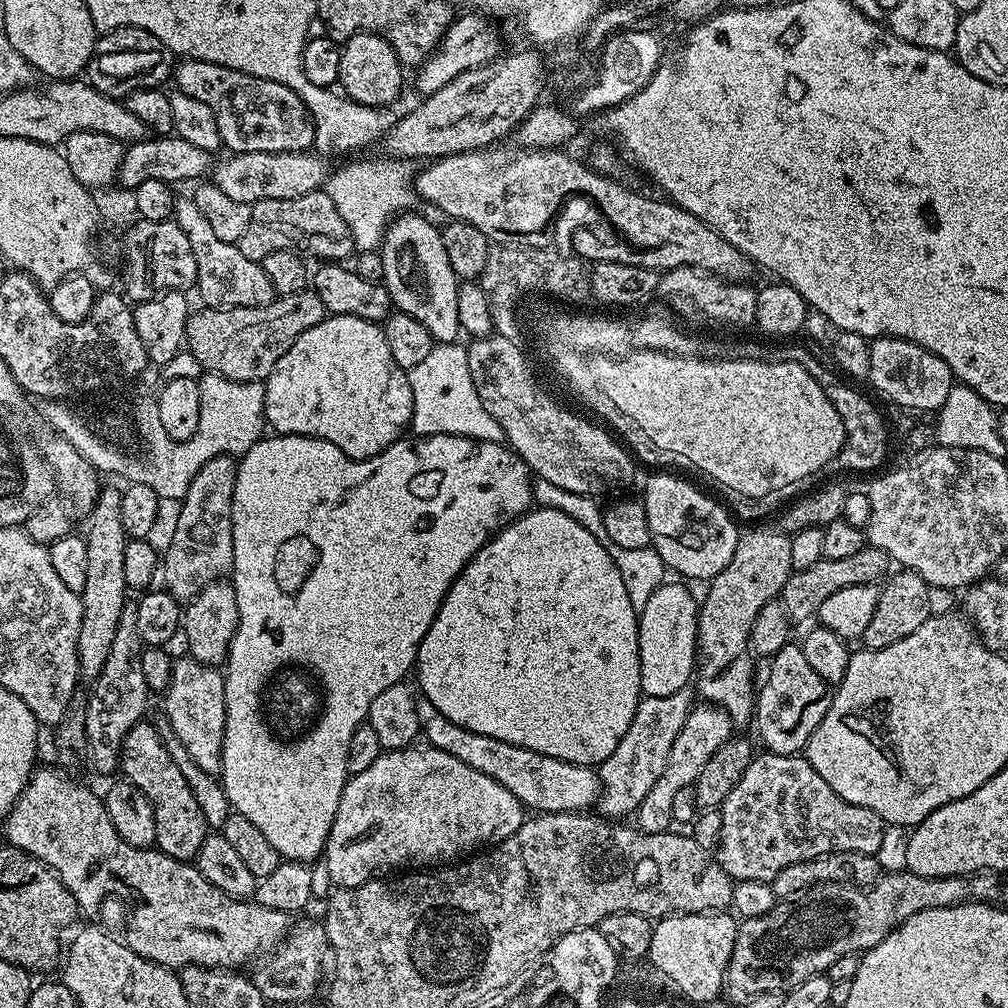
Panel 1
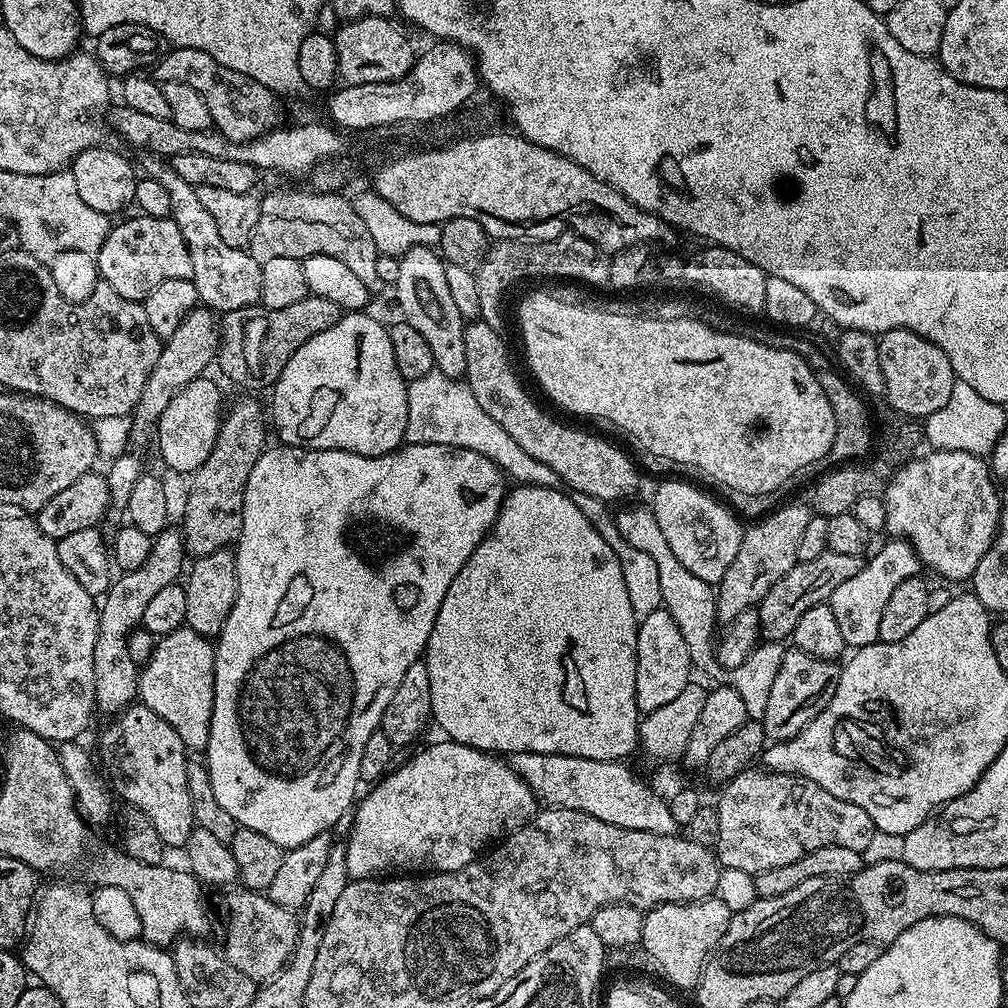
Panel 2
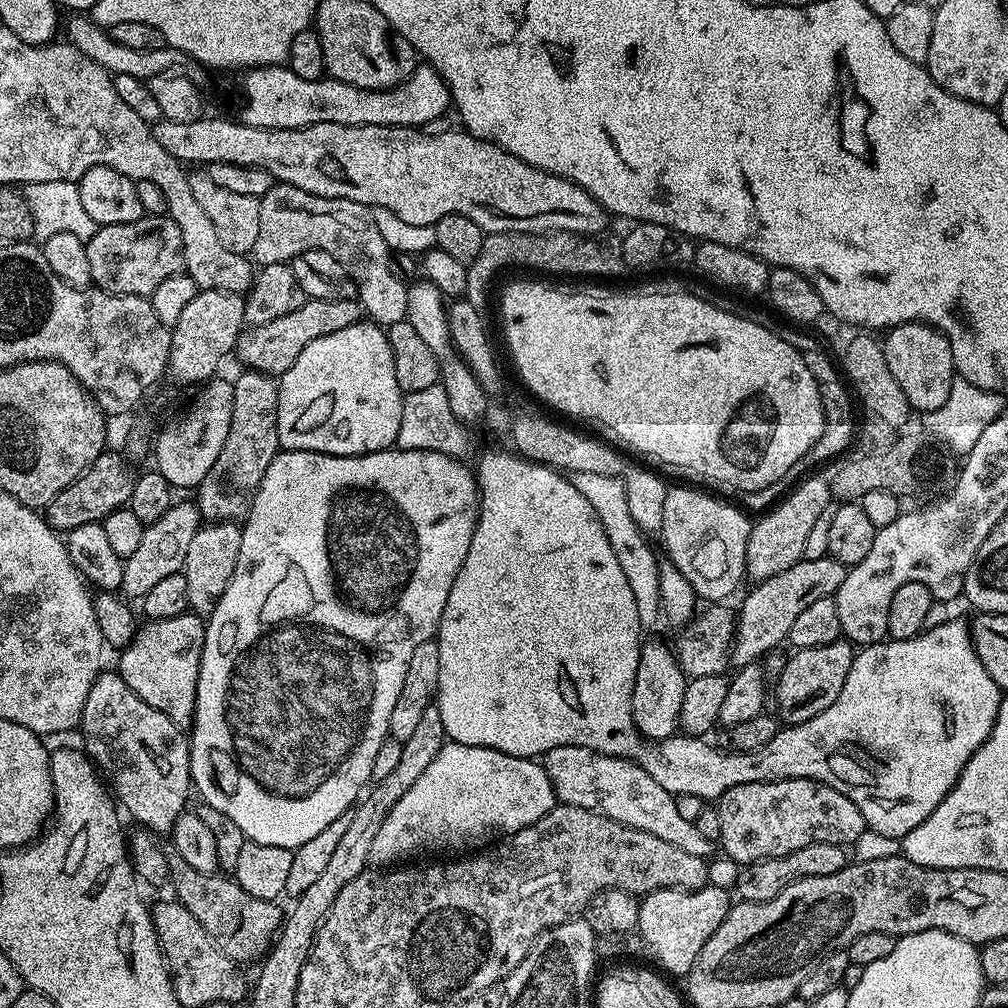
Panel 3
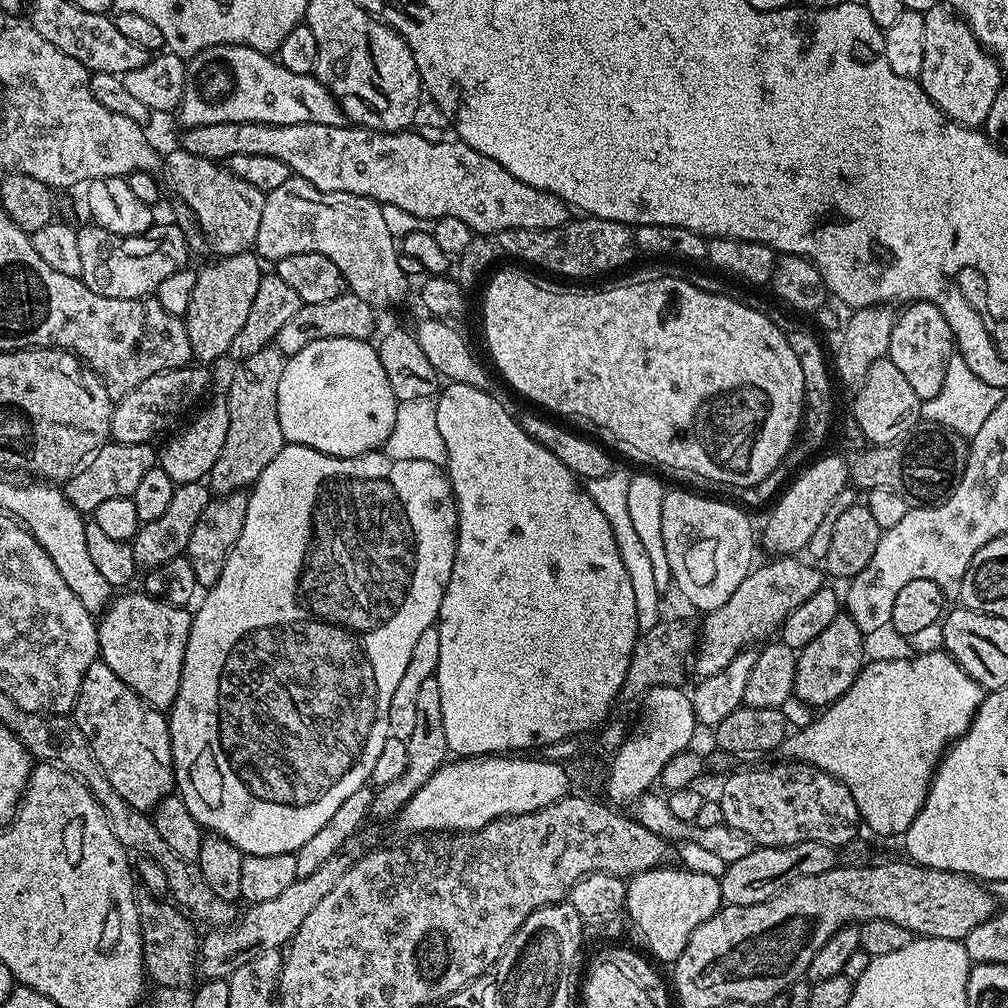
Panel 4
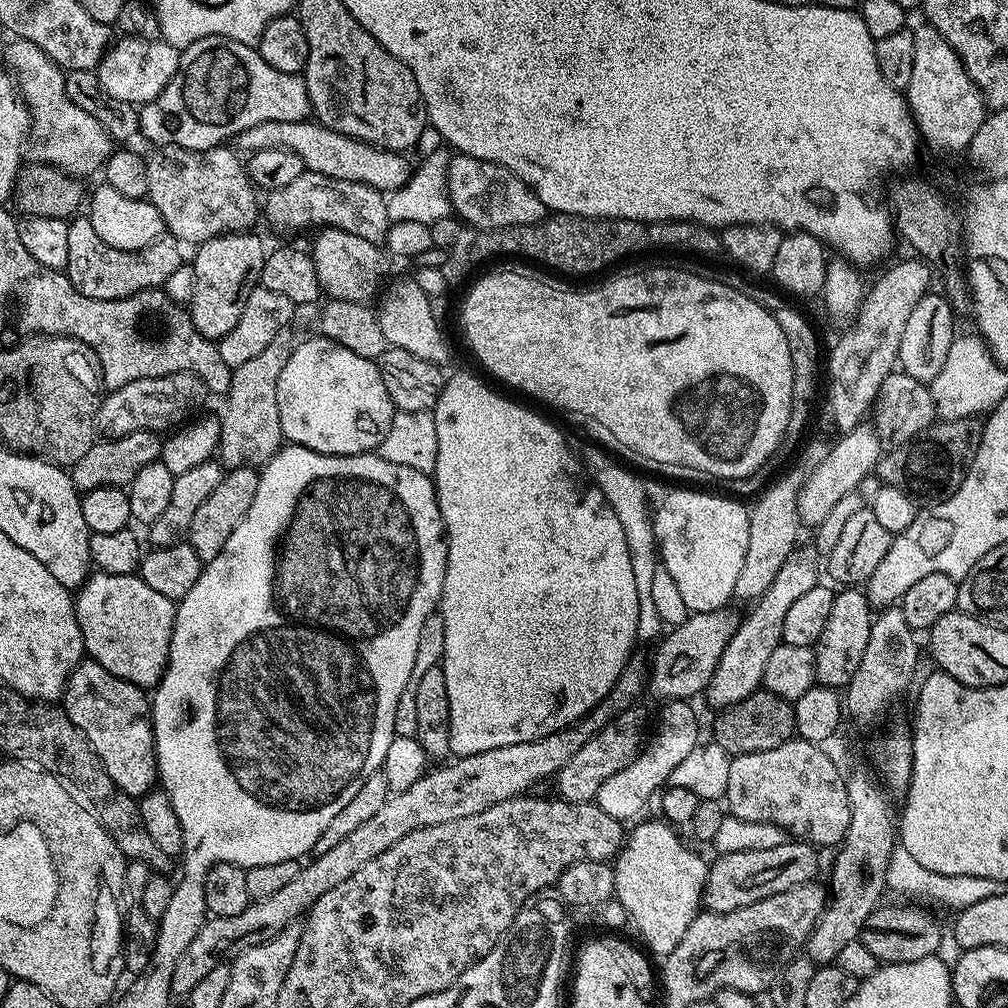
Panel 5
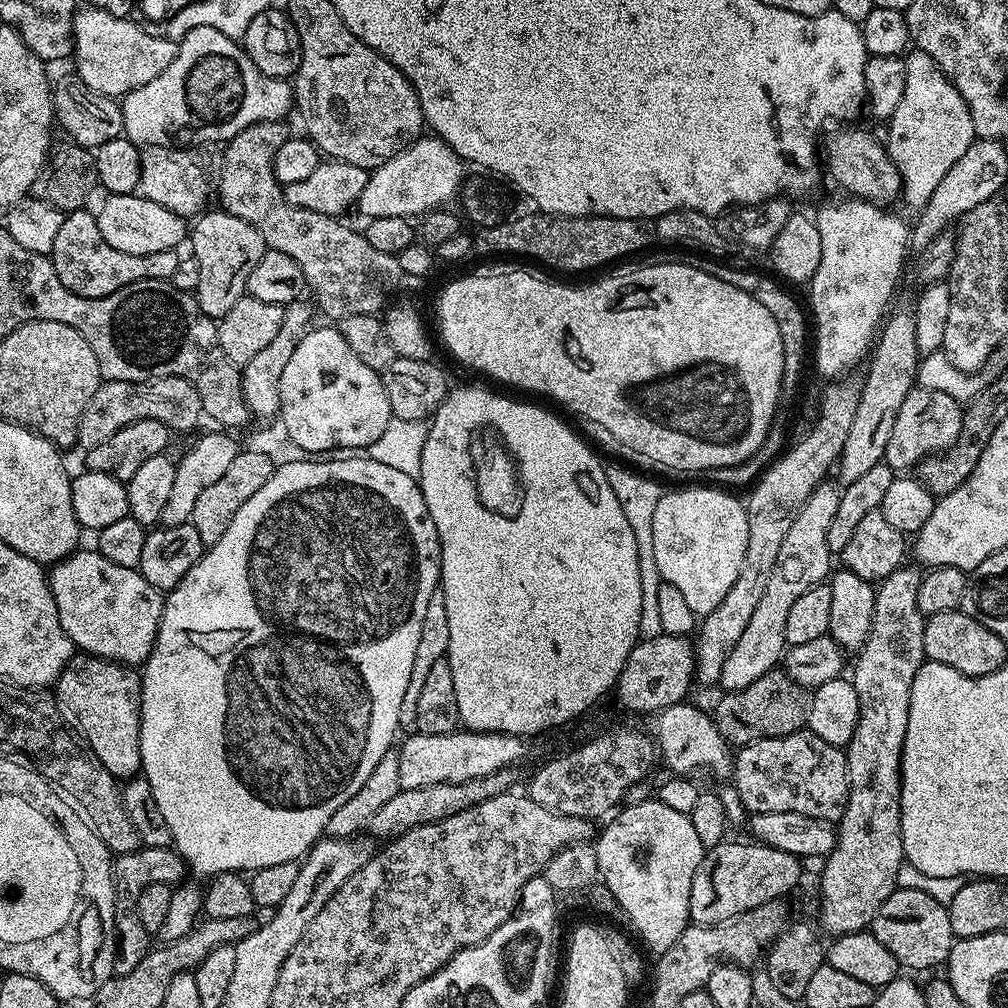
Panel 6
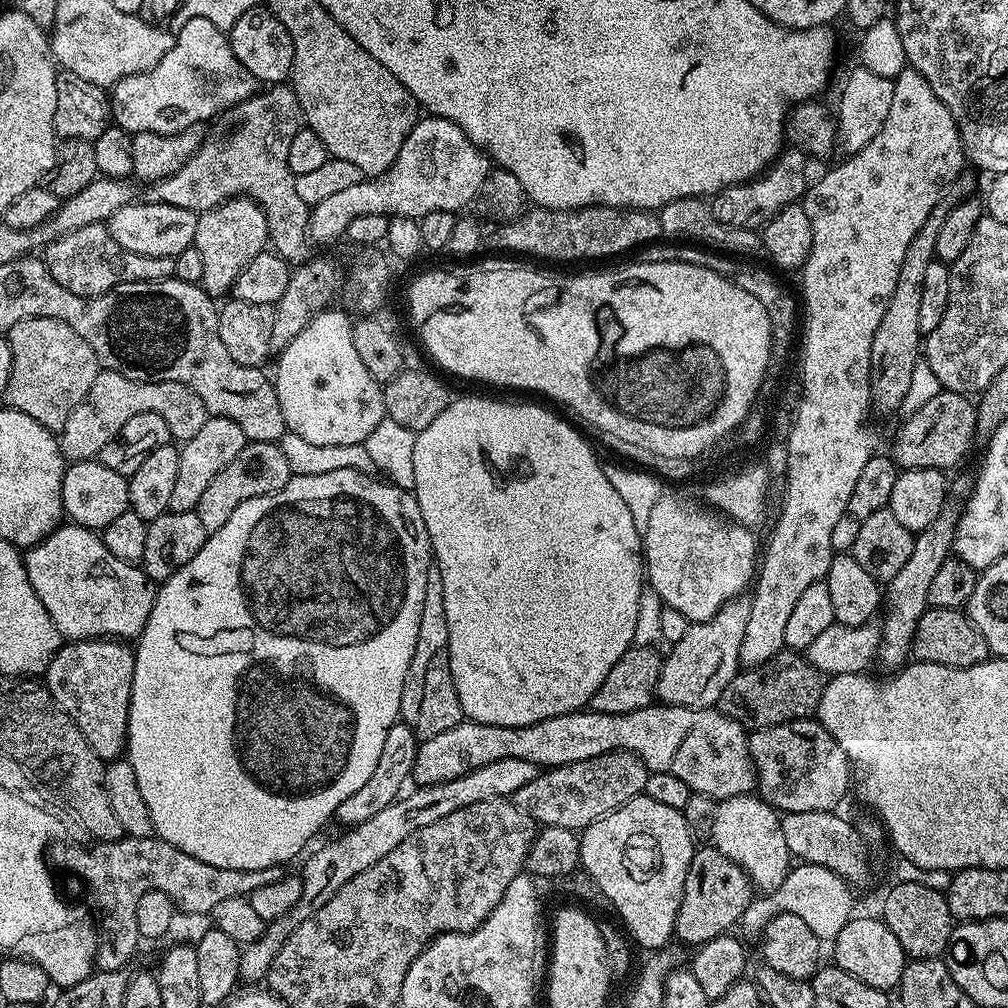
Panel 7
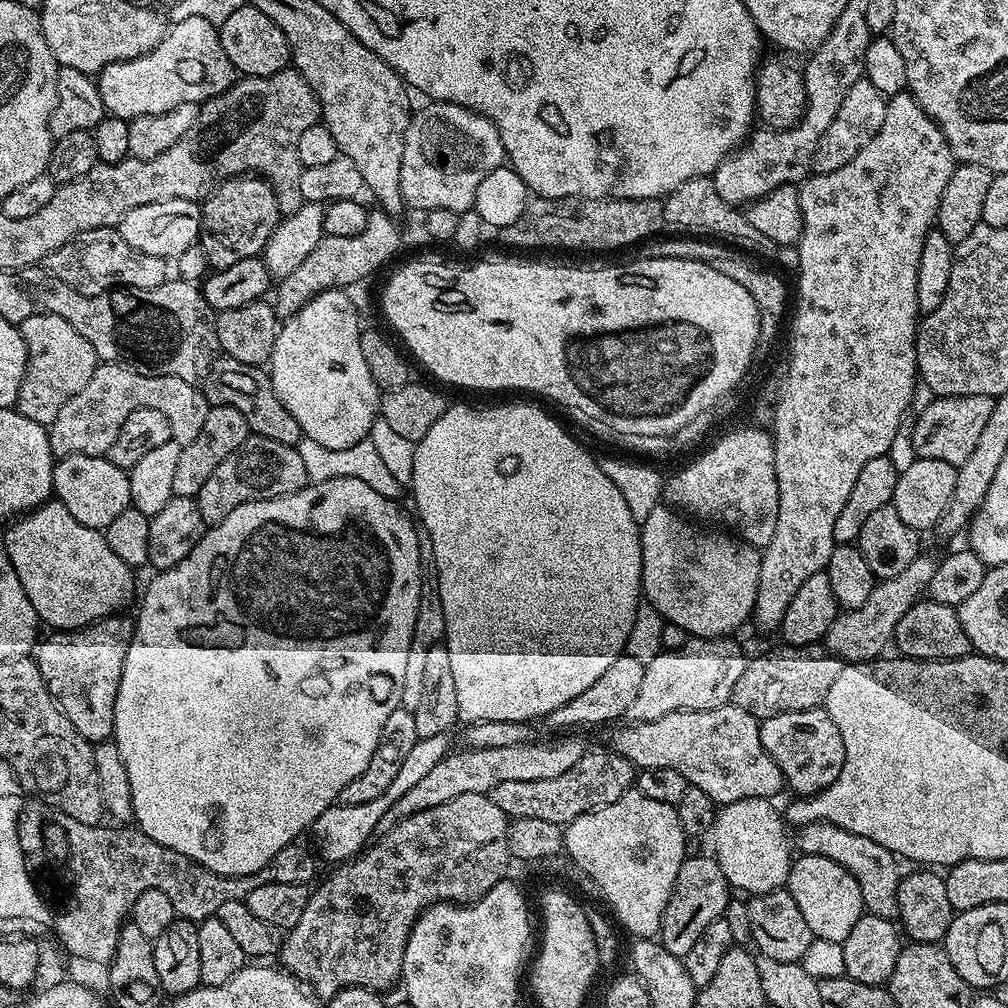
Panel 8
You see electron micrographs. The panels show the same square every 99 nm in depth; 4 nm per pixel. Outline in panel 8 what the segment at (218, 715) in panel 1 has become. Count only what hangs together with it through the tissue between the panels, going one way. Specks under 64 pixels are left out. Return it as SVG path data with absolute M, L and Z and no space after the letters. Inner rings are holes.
M53 498L47 504L24 513L11 521L4 532L2 547L10 558L14 570L18 574L18 582L22 582L22 590L26 590L26 598L30 598L30 606L38 613L45 625L52 630L71 630L85 628L107 616L114 616L125 611L124 608L137 595L134 569L122 562L114 550L110 550L110 542L106 542L103 531L99 528L82 526L66 506Z

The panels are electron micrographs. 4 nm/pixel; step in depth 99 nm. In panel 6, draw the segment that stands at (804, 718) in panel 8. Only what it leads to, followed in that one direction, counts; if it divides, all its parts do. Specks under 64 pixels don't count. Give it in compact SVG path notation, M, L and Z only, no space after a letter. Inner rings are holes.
M807 730L778 738L762 738L758 742L743 745L735 753L730 784L736 788L738 798L749 813L794 810L794 814L806 814L810 818L818 818L835 825L844 817L848 805L848 767L844 754L843 747L822 742L818 734Z

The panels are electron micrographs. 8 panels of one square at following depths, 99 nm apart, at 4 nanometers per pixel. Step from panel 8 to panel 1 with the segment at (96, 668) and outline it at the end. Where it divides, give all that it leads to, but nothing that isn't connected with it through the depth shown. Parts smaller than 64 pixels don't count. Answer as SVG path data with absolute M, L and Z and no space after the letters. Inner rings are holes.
M141 722L133 726L120 751L119 771L122 773L123 779L138 786L138 790L142 790L142 794L146 794L146 798L150 798L150 802L154 806L155 847L175 860L195 861L202 842L210 834L210 829L202 814L202 806L198 806L198 802L194 799L194 790L190 790L186 778L182 778L182 770L178 770L178 762L174 762L174 758L164 745L164 740L160 737L160 731L156 729L155 723Z

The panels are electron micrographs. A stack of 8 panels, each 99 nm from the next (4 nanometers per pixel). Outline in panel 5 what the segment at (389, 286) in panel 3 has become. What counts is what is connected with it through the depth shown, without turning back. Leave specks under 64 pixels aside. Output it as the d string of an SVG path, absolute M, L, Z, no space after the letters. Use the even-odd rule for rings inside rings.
M306 170L282 190L267 193L265 200L268 201L263 201L263 215L265 212L276 228L337 228L373 242L383 241L388 232L385 193L365 184L351 184Z

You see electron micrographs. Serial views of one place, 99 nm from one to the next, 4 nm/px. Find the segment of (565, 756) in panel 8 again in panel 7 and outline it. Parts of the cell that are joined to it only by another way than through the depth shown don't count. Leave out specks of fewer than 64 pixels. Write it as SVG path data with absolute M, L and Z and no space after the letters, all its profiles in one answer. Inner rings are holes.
M498 758L498 762L486 762L486 766L478 766L478 770L462 774L458 778L450 778L446 782L437 784L425 784L413 787L413 792L401 795L386 810L378 810L374 818L366 818L366 822L351 825L341 834L337 840L324 844L304 864L304 872L300 876L302 882L302 898L293 906L290 915L283 916L281 920L273 920L267 925L262 934L252 944L243 945L240 954L240 979L247 982L260 982L267 977L272 969L274 958L278 950L284 944L285 938L292 933L294 925L300 924L306 918L310 918L354 874L362 874L362 870L370 870L374 862L386 858L394 846L406 842L414 830L422 830L422 826L430 826L430 822L438 822L438 818L446 818L446 814L454 814L454 810L462 810L462 806L470 806L474 802L486 802L487 800L502 800L510 798L526 782L534 782L538 775L538 769L534 762L526 762L526 758ZM409 795L409 796L408 796Z

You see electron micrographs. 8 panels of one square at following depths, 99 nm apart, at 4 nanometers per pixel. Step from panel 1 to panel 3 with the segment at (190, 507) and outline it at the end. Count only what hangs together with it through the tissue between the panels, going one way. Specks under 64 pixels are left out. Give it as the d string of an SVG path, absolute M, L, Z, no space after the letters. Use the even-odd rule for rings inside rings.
M244 370L241 373L232 385L234 414L230 414L230 434L226 434L226 443L218 453L214 466L210 466L210 474L202 478L194 492L194 502L200 515L208 522L243 521L270 462L281 451L278 442L277 381L265 372Z

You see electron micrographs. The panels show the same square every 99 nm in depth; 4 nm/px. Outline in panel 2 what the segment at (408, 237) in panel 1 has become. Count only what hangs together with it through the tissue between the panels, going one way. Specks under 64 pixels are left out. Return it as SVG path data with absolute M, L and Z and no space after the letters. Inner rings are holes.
M431 247L411 248L403 256L399 257L398 282L394 285L396 300L400 303L400 312L403 323L414 326L426 342L430 342L430 354L434 354L436 368L446 373L447 376L460 378L466 370L466 338L464 337L464 326L466 321L458 314L454 306L450 290L446 283L445 261Z

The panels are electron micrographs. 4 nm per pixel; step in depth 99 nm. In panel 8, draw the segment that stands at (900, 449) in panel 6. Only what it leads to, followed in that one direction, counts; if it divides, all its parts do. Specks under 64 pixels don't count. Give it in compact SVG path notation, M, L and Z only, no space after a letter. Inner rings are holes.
M970 394L969 396L941 396L934 398L926 410L915 417L910 429L912 448L919 459L934 458L938 462L950 462L959 466L970 458L974 446L978 446L978 438L990 419L990 412L996 405L993 397L986 394Z

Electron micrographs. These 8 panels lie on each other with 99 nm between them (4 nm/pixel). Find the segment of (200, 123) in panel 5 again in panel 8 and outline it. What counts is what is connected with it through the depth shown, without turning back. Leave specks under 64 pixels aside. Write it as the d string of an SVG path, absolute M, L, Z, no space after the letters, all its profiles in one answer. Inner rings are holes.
M191 16L175 21L150 54L107 64L98 73L98 87L105 113L129 121L139 116L166 114L183 104L199 106L222 94L237 79L236 67L226 58L226 50L222 50L219 27L206 18Z

